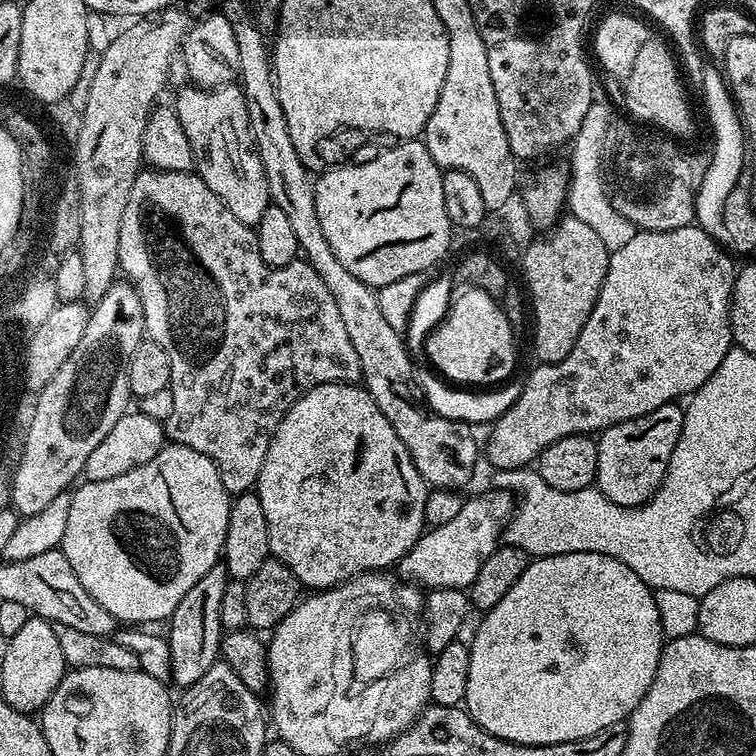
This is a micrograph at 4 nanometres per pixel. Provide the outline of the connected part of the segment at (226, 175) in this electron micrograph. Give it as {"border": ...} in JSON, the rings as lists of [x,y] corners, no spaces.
{"border":[[[235,83],[222,88],[198,88],[187,86],[176,96],[174,107],[186,138],[190,138],[192,152],[196,156],[195,171],[218,194],[218,198],[238,218],[253,226],[259,224],[262,214],[270,206],[266,170],[262,170],[262,158],[250,130],[248,103],[243,87]]]}

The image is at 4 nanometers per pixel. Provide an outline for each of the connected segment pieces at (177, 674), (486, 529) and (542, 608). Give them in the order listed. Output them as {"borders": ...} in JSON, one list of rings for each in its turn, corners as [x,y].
{"borders":[[[[223,562],[214,565],[198,582],[194,582],[194,590],[190,590],[178,602],[167,621],[166,635],[170,646],[170,664],[172,670],[171,683],[177,684],[180,690],[194,686],[210,666],[214,666],[221,659],[220,641],[222,629],[220,627],[220,611],[222,610],[222,594],[226,591],[229,574]]],[[[495,490],[496,492],[484,492],[481,496],[468,496],[465,499],[462,510],[443,526],[437,528],[429,527],[414,542],[414,546],[401,558],[398,565],[398,572],[403,579],[425,589],[433,588],[462,588],[472,587],[474,578],[478,578],[478,570],[482,570],[482,562],[494,554],[494,550],[500,547],[505,528],[508,527],[508,521],[512,519],[512,513],[516,510],[517,501],[513,493],[507,490]]],[[[575,552],[533,559],[522,578],[518,578],[518,582],[510,586],[506,598],[502,598],[498,606],[483,613],[481,620],[484,621],[477,626],[476,637],[470,640],[470,678],[466,678],[463,707],[470,714],[470,718],[474,718],[478,726],[482,726],[482,730],[519,744],[570,742],[574,738],[590,738],[590,734],[598,734],[598,730],[606,730],[606,726],[625,723],[638,706],[638,702],[642,702],[646,690],[650,690],[666,643],[653,589],[649,588],[646,582],[642,582],[642,578],[638,578],[638,574],[630,570],[630,566],[606,554],[593,552]]]]}

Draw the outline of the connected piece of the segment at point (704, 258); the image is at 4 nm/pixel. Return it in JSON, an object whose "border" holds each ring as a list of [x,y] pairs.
{"border":[[[695,223],[665,232],[640,230],[626,246],[615,249],[608,258],[598,302],[594,302],[594,310],[590,310],[574,350],[557,364],[537,363],[528,380],[523,381],[518,400],[491,425],[488,460],[493,469],[531,465],[539,461],[546,446],[562,438],[599,434],[618,422],[650,414],[658,406],[697,392],[702,382],[722,366],[722,358],[734,346],[730,305],[738,268],[727,254]]]}

